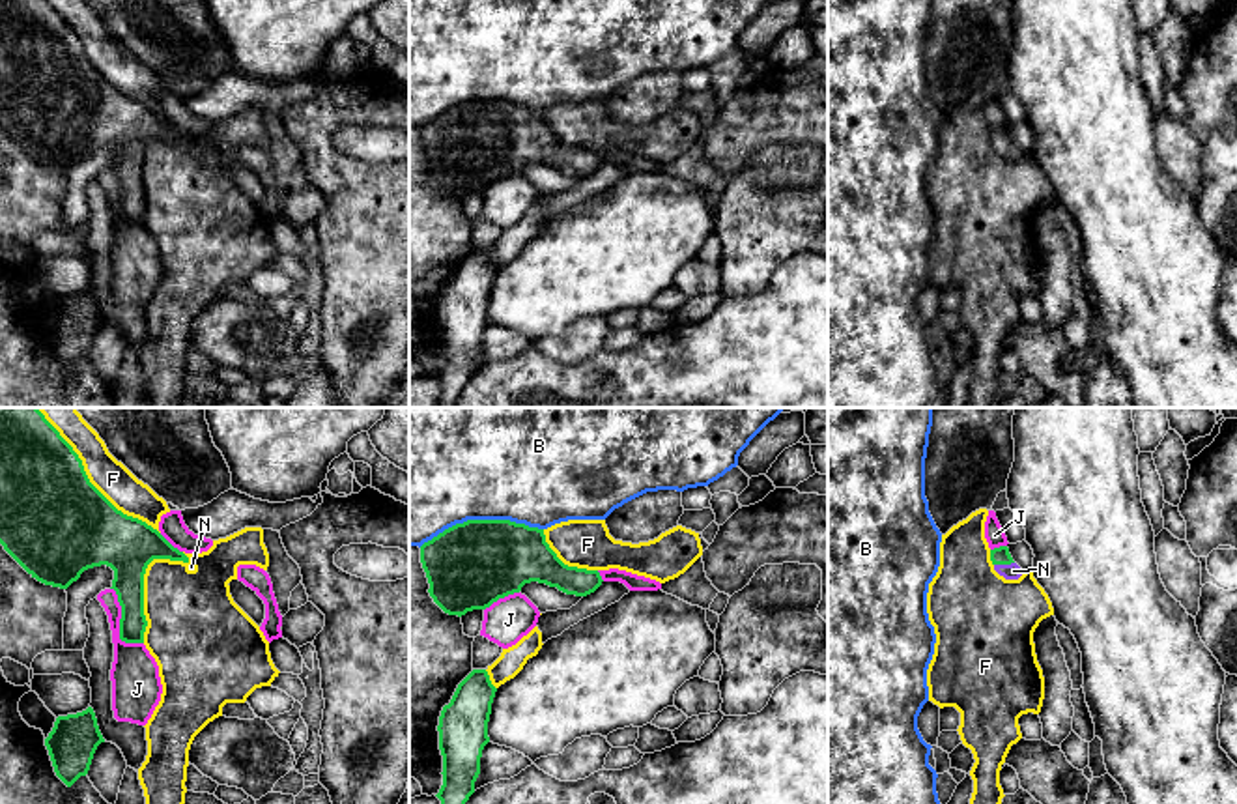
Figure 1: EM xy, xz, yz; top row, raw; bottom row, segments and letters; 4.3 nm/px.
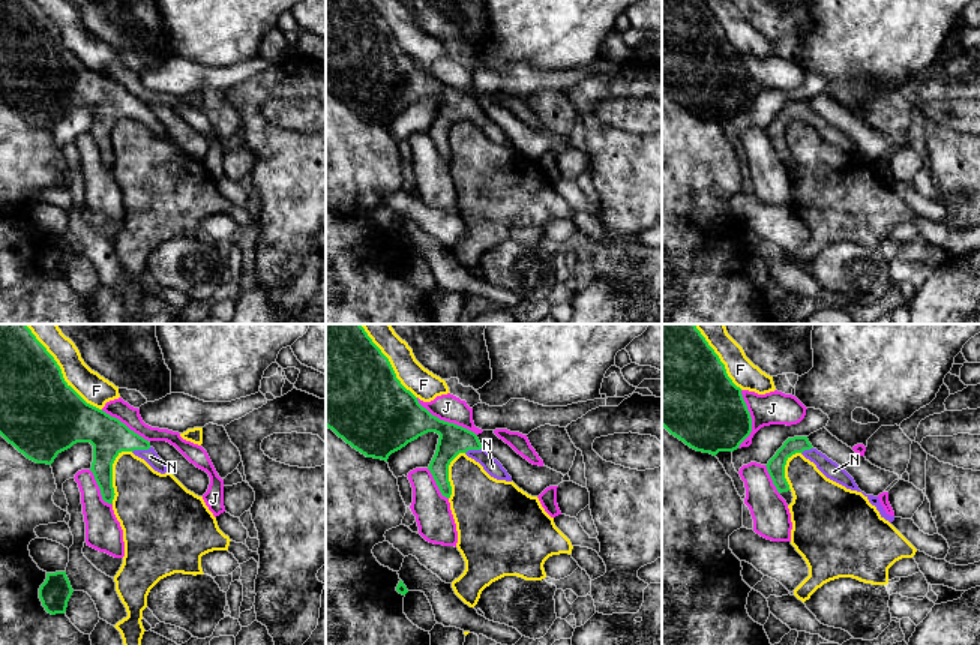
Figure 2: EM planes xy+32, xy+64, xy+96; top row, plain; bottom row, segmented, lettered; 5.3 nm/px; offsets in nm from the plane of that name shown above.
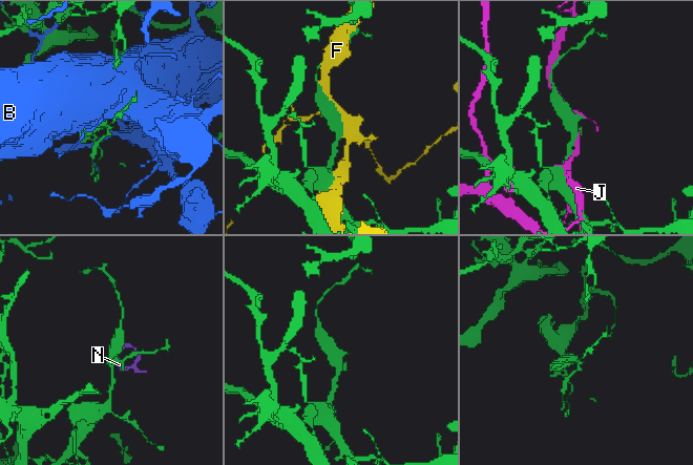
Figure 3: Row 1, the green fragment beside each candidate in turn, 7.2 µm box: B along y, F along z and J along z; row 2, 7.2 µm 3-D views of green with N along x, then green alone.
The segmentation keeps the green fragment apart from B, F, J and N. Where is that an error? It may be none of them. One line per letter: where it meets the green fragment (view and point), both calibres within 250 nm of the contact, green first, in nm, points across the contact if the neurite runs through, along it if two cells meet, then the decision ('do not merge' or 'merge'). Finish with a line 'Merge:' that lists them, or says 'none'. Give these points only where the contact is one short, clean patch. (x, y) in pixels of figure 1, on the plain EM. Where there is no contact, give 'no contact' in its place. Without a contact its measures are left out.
B: meets green in xz at (481, 101); 380 nm thick on the green side, 440 nm on the other; do not merge
F: meets green in xy at (92, 66); 460 nm thick on the green side, 160 nm on the other; do not merge
J: meets green in xy at (120, 206); 140 nm thick on the green side, 200 nm on the other; do not merge
N: meets green in yz at (1004, 144); 80 nm thick on the green side, 70 nm on the other; merge
Merge: N

